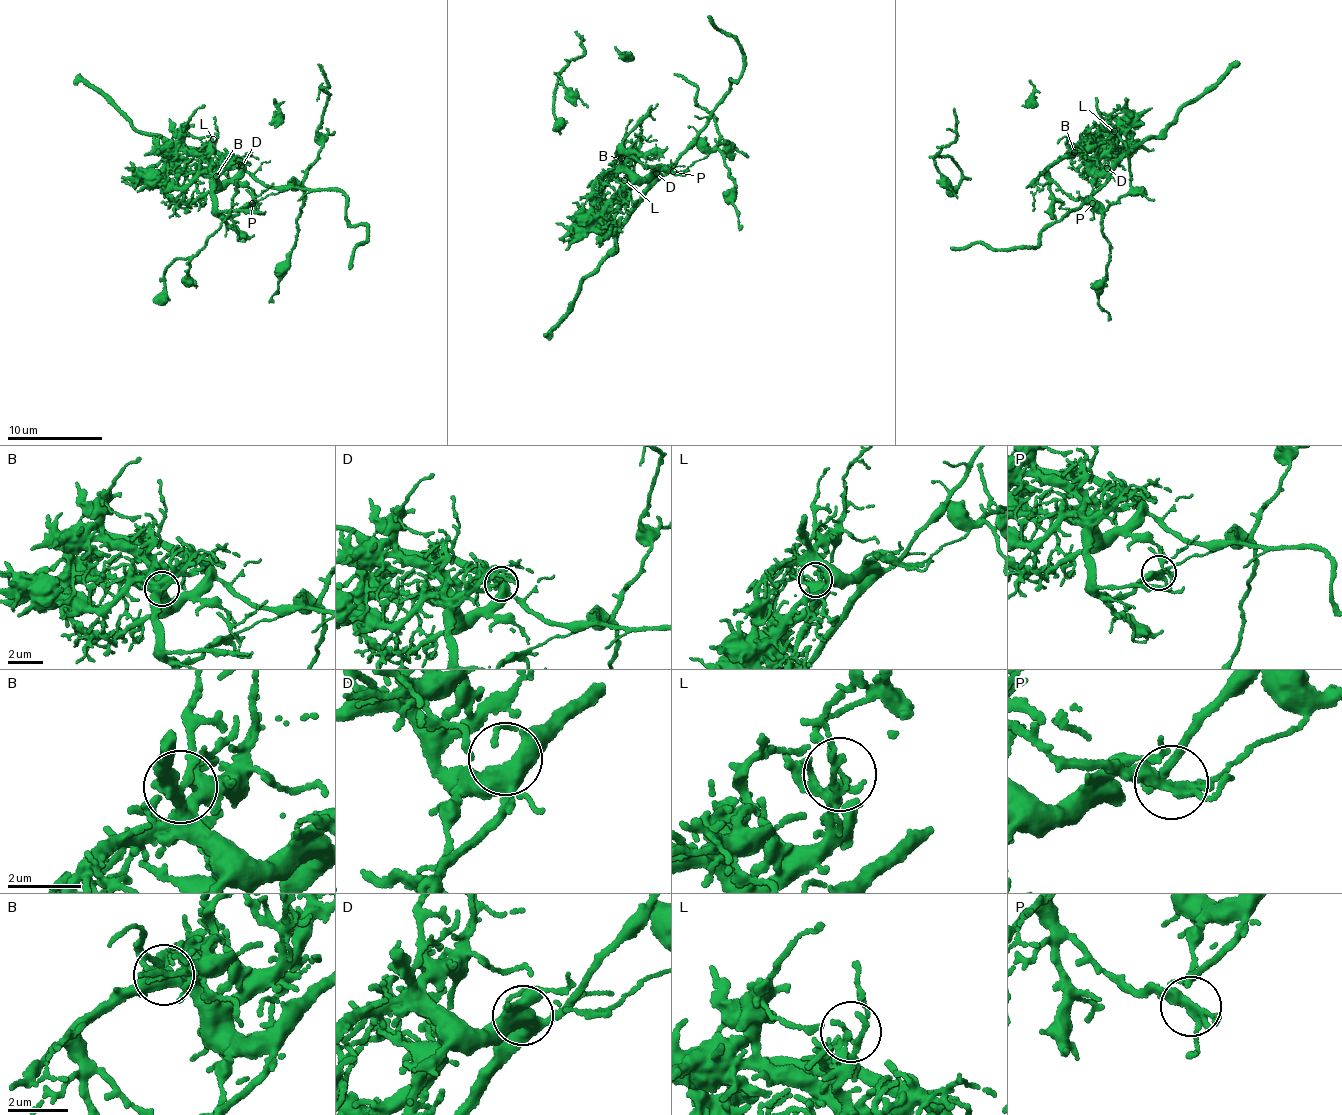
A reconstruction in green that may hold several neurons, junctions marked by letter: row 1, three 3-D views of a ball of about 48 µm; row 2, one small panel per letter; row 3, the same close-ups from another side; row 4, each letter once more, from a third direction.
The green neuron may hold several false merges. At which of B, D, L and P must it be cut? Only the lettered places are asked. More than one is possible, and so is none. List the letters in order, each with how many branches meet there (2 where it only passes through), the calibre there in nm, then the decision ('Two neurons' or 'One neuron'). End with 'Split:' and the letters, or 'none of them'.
B: Branches: 5. Thickness 320 nm. One neuron
D: Branches: 4. Thickness 420 nm. One neuron
L: Branches: 3. Thickness 120 nm. One neuron
P: Branches: 3. Thickness 240 nm. Two neurons
Split: P

